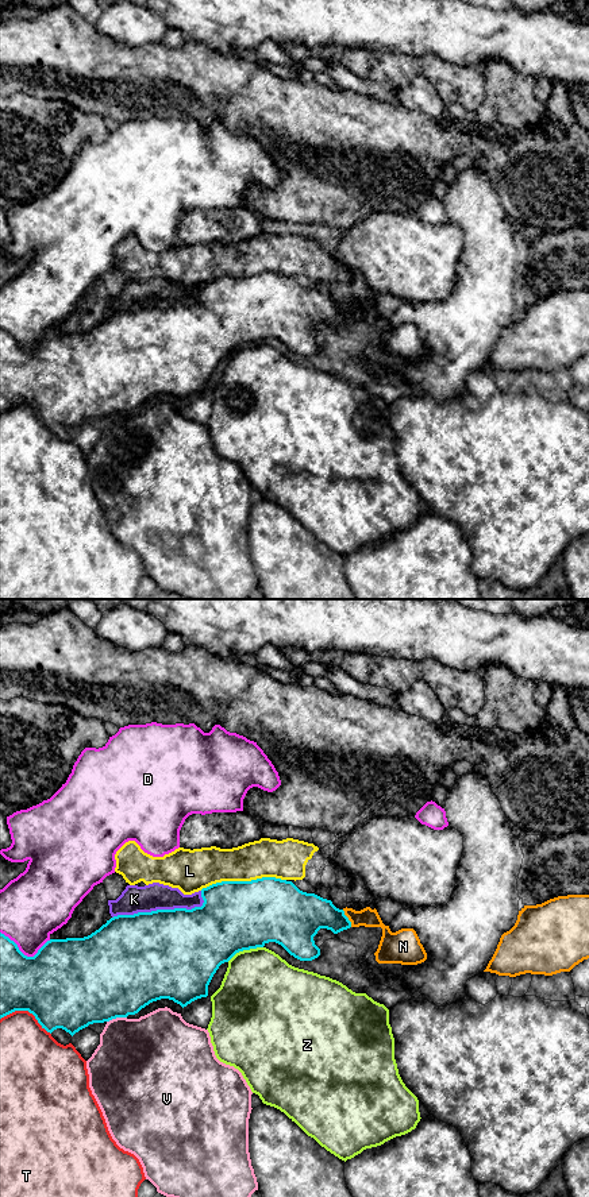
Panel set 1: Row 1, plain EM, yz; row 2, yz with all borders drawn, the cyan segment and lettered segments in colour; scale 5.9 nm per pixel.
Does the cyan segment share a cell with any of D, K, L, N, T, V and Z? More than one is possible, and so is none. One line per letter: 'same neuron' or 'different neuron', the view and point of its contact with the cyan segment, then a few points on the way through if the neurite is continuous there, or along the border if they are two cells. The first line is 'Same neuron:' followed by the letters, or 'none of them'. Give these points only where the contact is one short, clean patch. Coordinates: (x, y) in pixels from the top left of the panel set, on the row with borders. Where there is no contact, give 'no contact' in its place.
Same neuron: K
D: different neuron | yz (23, 954)
K: same neuron | yz (158, 910)
L: different neuron | yz (242, 881)
N: different neuron | yz (347, 918)
T: different neuron | yz (26, 1010)
V: different neuron | yz (116, 1016) | along yz (126, 1016), (118, 1016), (107, 1022)
Z: different neuron | yz (245, 949)

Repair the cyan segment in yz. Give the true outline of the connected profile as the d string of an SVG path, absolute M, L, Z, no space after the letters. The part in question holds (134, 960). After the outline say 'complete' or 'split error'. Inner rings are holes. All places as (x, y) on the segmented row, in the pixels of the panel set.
M262 877L251 881L222 881L192 895L184 895L178 888L159 883L145 887L127 885L116 900L108 900L108 906L112 918L99 930L84 938L50 939L34 957L24 955L14 941L0 932L0 1019L15 1011L28 1011L47 1032L51 1034L54 1030L62 1028L73 1036L89 1024L135 1015L150 1003L161 999L173 1000L184 1008L192 1001L208 996L208 985L219 966L228 962L239 951L263 947L269 942L276 942L294 958L312 961L320 955L320 949L313 941L313 937L320 928L327 928L338 934L351 927L351 922L344 915L344 911L336 908L331 900L323 899L315 893L303 892L292 881L276 877Z | split error

